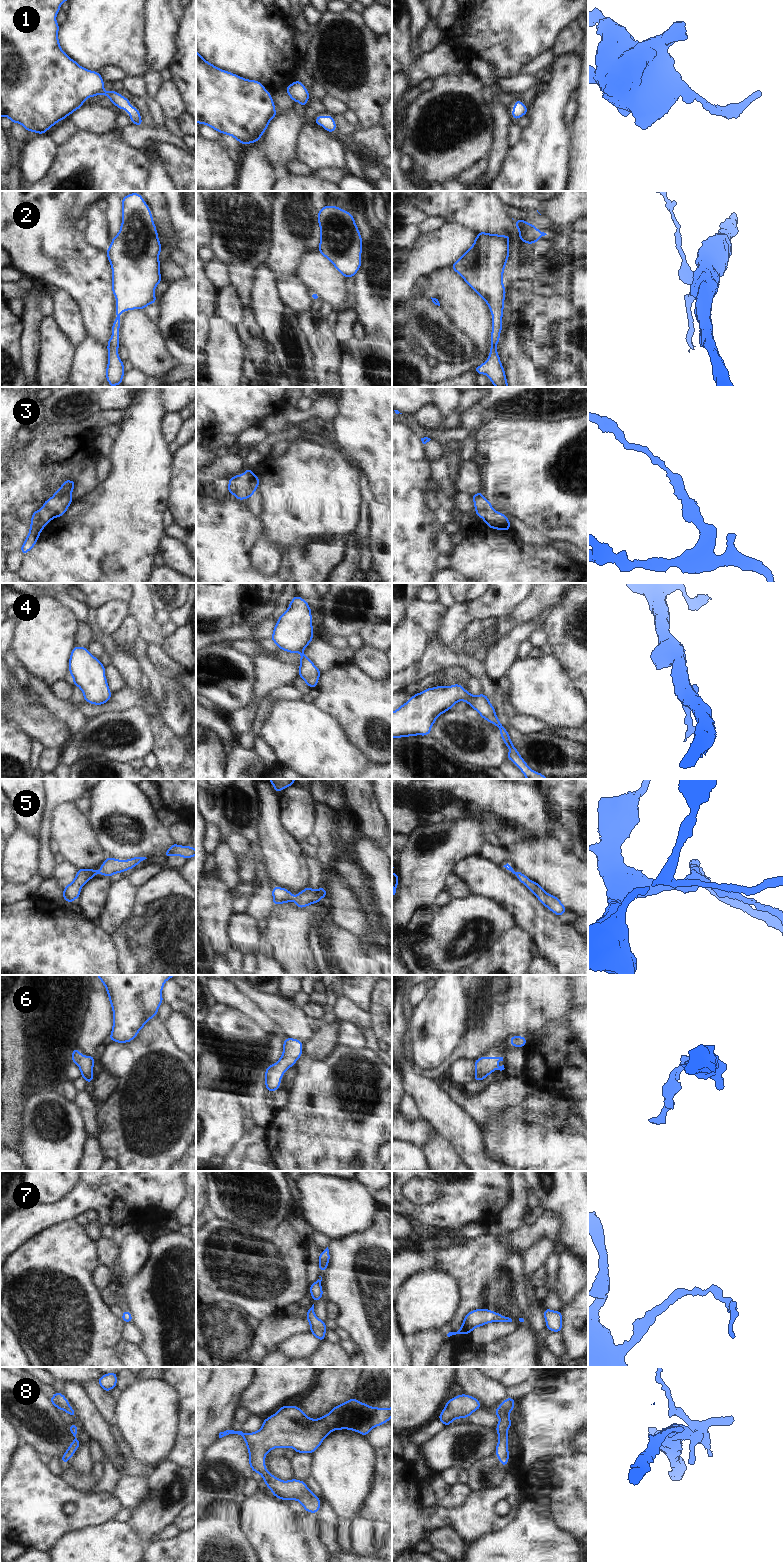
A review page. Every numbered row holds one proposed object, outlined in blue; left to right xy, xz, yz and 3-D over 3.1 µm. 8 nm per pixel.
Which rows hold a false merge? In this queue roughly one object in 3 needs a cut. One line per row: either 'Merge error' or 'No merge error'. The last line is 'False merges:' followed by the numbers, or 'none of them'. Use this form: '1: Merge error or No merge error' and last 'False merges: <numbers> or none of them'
1: No merge error
2: No merge error
3: No merge error
4: No merge error
5: No merge error
6: No merge error
7: No merge error
8: No merge error
False merges: none of them

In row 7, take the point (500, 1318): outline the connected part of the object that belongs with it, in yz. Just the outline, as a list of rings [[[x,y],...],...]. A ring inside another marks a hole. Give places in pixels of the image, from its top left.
[[[475,1309],[467,1313],[465,1316],[461,1328],[457,1332],[449,1332],[448,1337],[456,1334],[470,1334],[476,1327],[483,1326],[491,1322],[512,1322],[512,1319],[500,1315],[497,1312],[493,1312],[485,1309]]]

